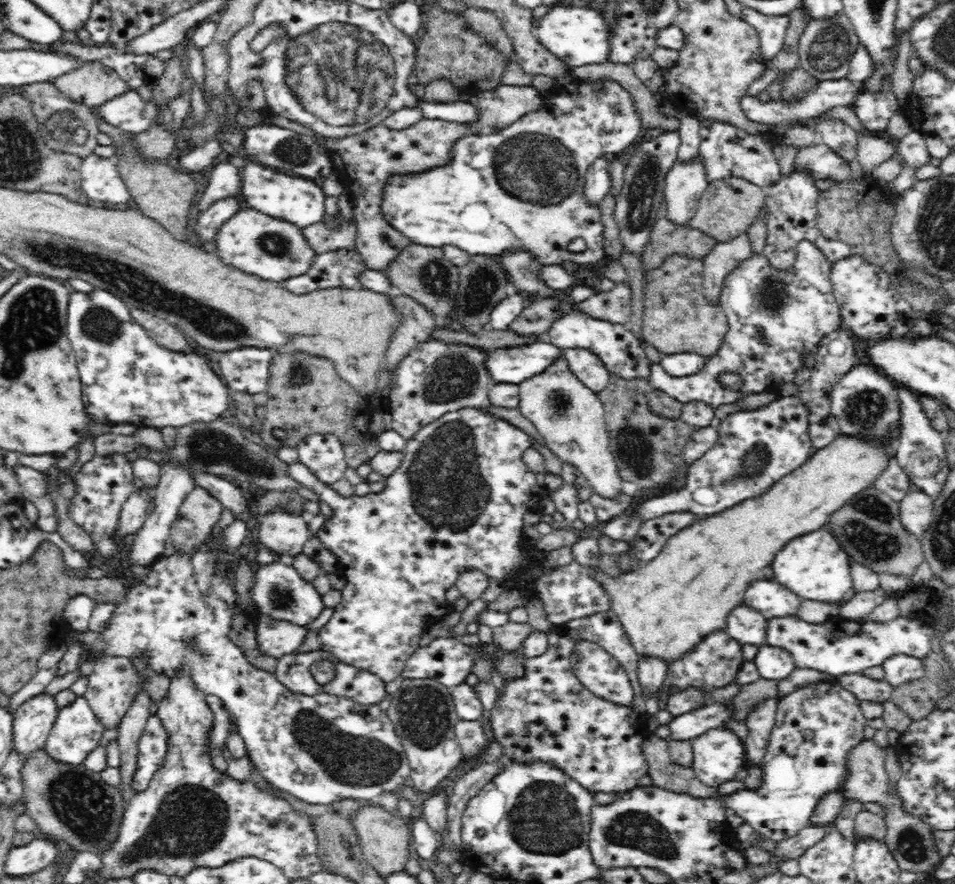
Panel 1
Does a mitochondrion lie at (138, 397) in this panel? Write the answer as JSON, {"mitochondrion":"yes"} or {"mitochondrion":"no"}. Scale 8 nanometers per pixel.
{"mitochondrion":"no"}

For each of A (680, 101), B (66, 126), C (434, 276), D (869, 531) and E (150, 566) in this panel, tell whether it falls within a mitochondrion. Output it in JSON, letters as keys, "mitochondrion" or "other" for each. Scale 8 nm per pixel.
{"A":"other","B":"mitochondrion","C":"mitochondrion","D":"mitochondrion","E":"other"}

